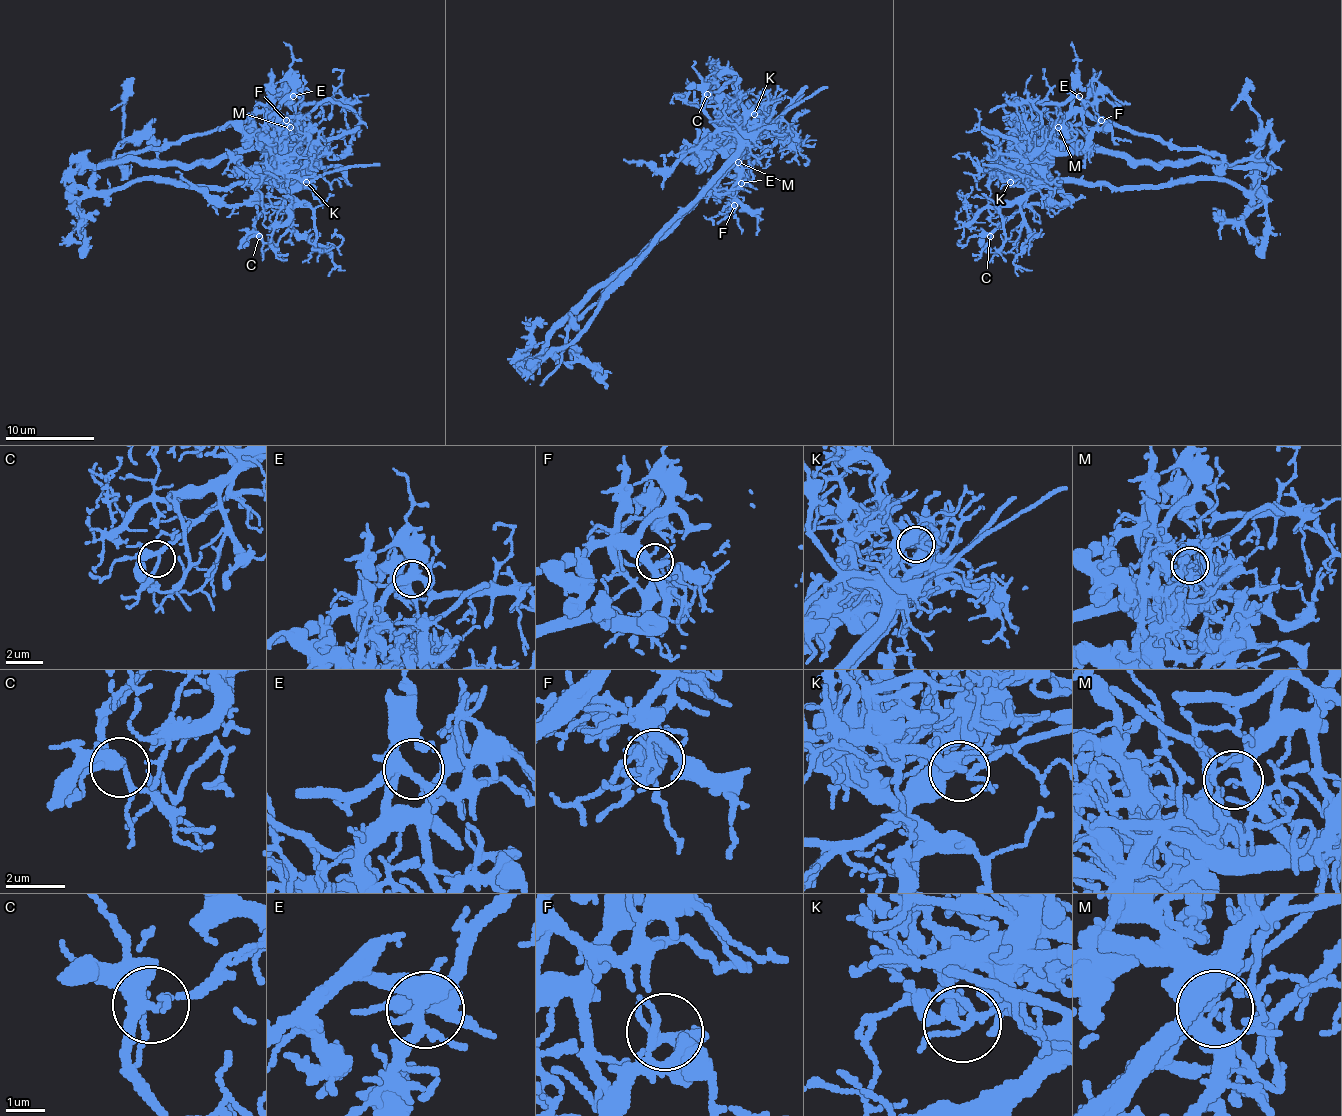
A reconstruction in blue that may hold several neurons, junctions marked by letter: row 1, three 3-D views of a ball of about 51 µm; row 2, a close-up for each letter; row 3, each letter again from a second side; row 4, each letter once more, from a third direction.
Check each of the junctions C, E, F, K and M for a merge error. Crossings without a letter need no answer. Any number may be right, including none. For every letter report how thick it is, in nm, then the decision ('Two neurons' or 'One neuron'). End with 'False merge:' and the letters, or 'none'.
C: Thickness 240 nm. One neuron
E: Thickness 400 nm. One neuron
F: Thickness 160 nm. One neuron
K: Thickness 190 nm. Two neurons
M: Thickness 240 nm. Two neurons
False merge: K, M

